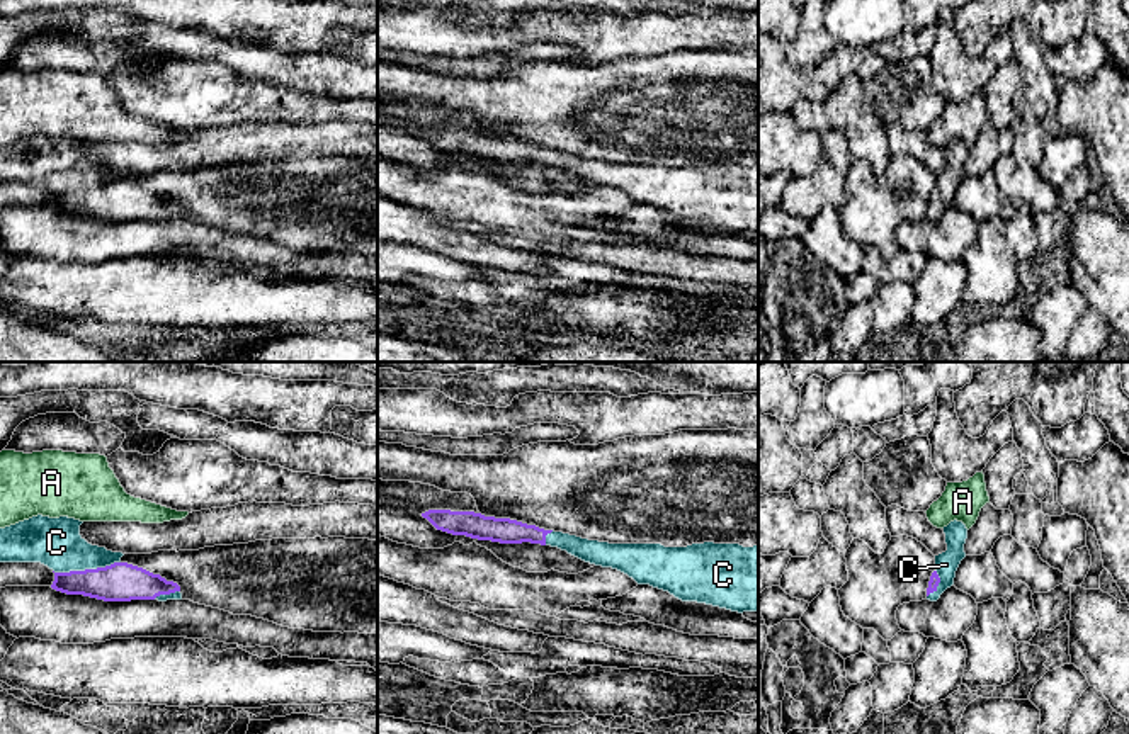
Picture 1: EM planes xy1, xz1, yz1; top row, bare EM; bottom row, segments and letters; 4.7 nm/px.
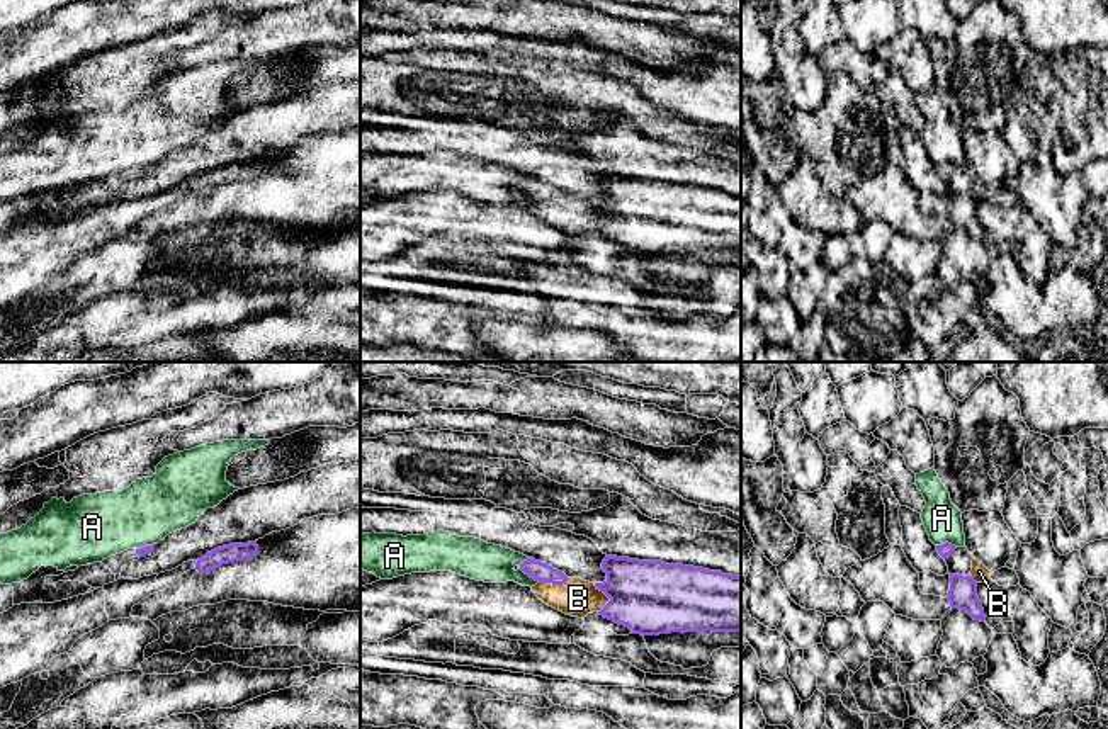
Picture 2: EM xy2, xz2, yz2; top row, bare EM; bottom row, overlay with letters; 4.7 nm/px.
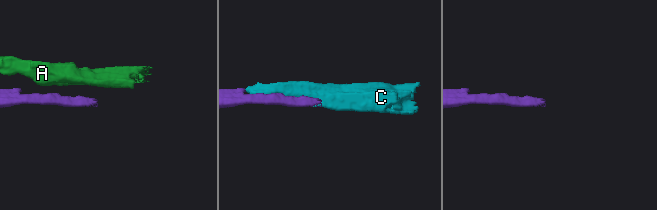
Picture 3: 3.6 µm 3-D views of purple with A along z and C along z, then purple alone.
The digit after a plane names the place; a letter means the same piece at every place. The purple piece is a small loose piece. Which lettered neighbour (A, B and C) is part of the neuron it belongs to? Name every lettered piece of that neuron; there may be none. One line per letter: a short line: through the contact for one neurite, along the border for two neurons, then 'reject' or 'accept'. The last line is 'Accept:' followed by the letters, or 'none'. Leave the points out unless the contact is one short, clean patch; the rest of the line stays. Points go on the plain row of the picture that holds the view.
A: xz2 (524, 179), (520, 187), (539, 201) | reject
B: reject
C: accept
Accept: C

